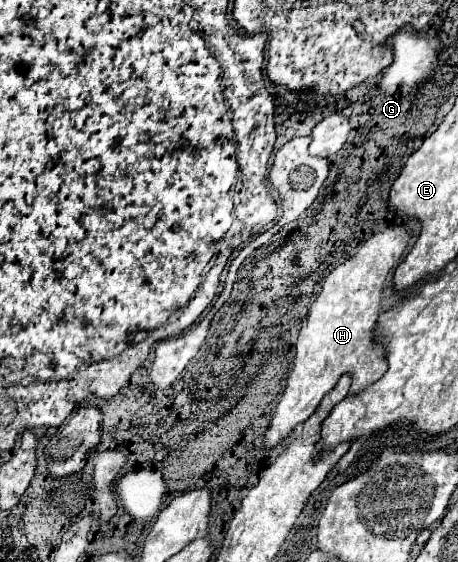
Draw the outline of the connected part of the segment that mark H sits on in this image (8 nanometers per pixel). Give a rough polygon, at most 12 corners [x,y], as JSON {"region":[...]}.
{"region":[[377,232],[327,276],[265,430],[277,446],[343,374],[385,374],[371,342],[409,234]]}

